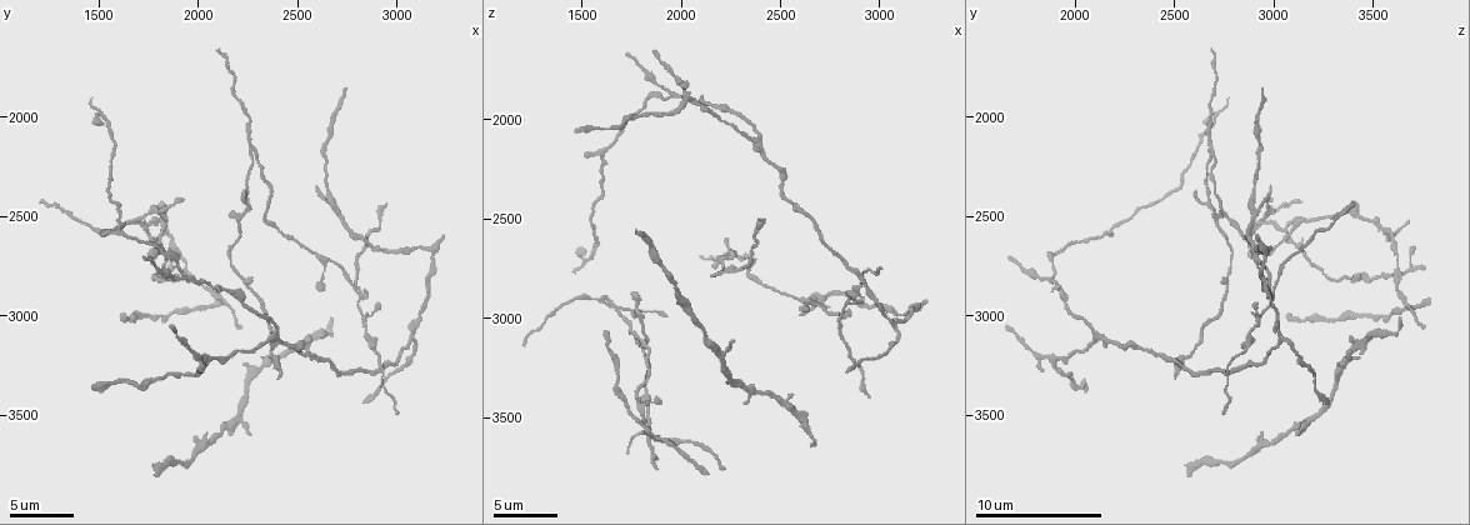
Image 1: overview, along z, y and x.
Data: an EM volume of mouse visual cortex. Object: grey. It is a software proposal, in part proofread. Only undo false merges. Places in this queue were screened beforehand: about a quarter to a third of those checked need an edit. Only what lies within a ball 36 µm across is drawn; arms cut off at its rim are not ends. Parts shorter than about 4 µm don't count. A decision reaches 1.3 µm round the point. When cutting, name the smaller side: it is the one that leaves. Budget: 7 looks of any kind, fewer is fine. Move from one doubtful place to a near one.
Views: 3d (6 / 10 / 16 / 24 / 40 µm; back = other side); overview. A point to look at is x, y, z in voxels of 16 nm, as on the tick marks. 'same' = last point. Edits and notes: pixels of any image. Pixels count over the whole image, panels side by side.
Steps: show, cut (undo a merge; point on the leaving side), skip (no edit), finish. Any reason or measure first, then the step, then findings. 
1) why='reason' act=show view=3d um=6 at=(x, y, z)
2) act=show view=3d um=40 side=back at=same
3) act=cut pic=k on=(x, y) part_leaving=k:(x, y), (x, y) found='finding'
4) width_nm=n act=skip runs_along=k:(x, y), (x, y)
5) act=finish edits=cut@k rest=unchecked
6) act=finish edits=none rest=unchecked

why='three-way junction' act=show view=3d um=6 at=(1950, 2800, 1880)

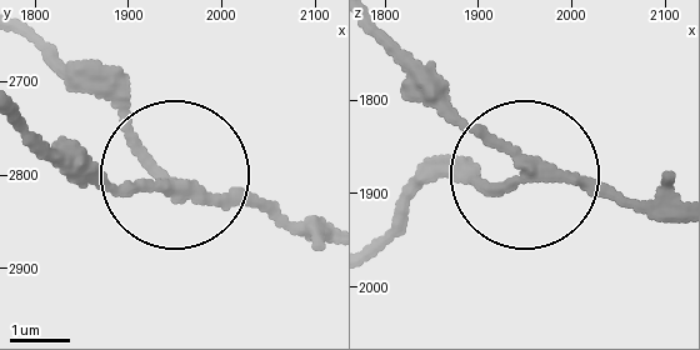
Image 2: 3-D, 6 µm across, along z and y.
arms=3 act=skip runs_along=2:(675, 221), (526, 171), (426, 76) found='one neuron here'

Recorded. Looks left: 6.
why='three arms meet' act=show view=3d um=10 at=(2370, 3100, 2110)

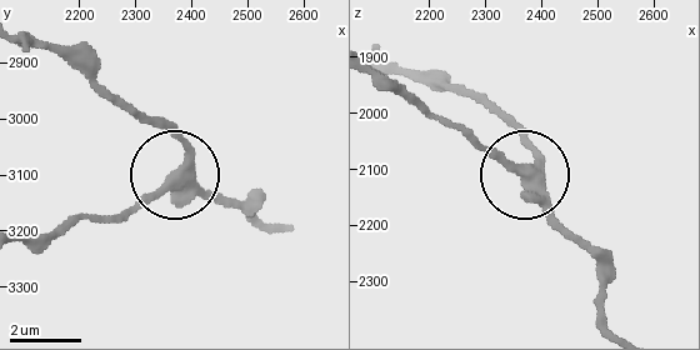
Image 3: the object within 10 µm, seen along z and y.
act=show view=3d um=6 at=(2380, 3100, 2100)

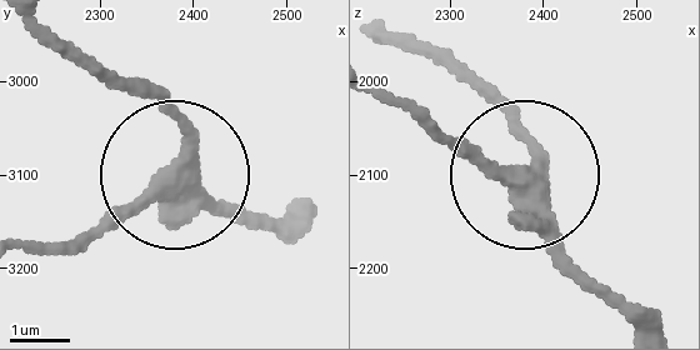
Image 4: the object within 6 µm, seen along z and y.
width_nm=300 act=skip found='one neuron here'

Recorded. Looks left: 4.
why='branch point' act=show view=3d um=10 at=(1740, 2560, 3060)

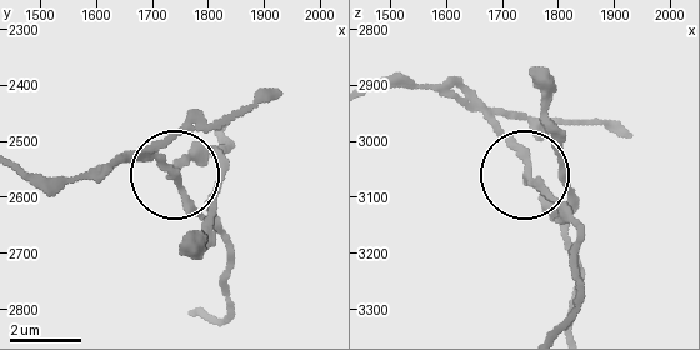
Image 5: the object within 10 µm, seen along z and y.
side_arm_um=16 act=cut pic=5 on=(188, 133) found='a second neuron is stuck on'

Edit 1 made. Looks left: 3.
act=finish edits=cut@5 rest=unchecked

